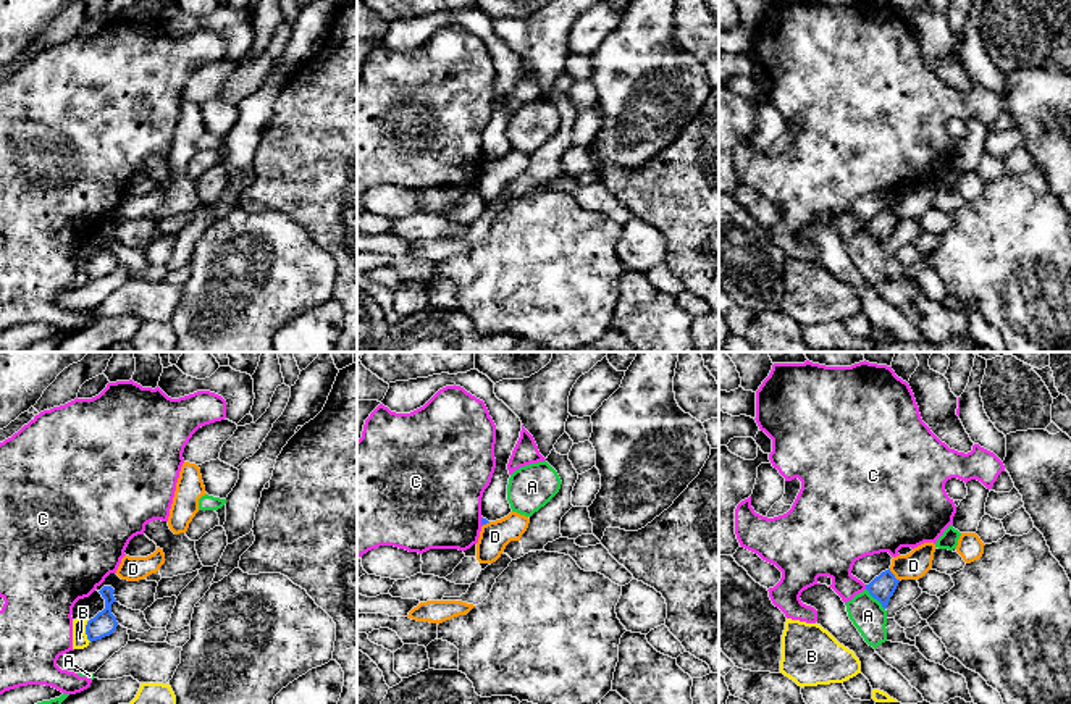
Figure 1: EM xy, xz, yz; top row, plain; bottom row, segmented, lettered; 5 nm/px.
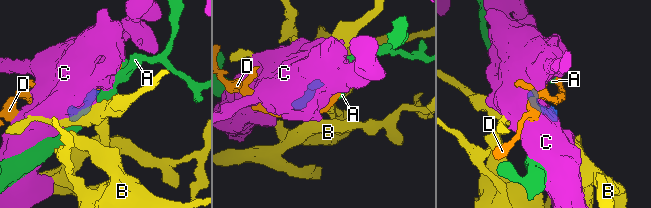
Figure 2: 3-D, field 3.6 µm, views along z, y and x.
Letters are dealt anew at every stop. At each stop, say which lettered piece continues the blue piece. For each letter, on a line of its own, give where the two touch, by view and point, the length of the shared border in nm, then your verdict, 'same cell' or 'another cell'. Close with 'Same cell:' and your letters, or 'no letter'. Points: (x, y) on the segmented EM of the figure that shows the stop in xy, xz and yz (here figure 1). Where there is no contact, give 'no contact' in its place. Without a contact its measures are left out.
A: meets blue in yz at (876, 598); contact 140 nm long; another cell
B: meets blue in xy at (86, 632); contact 110 nm long; another cell
C: meets blue in yz at (866, 586); contact 30 nm long; another cell
D: meets blue in yz at (894, 575); contact 90 nm long; another cell
Same cell: no letter

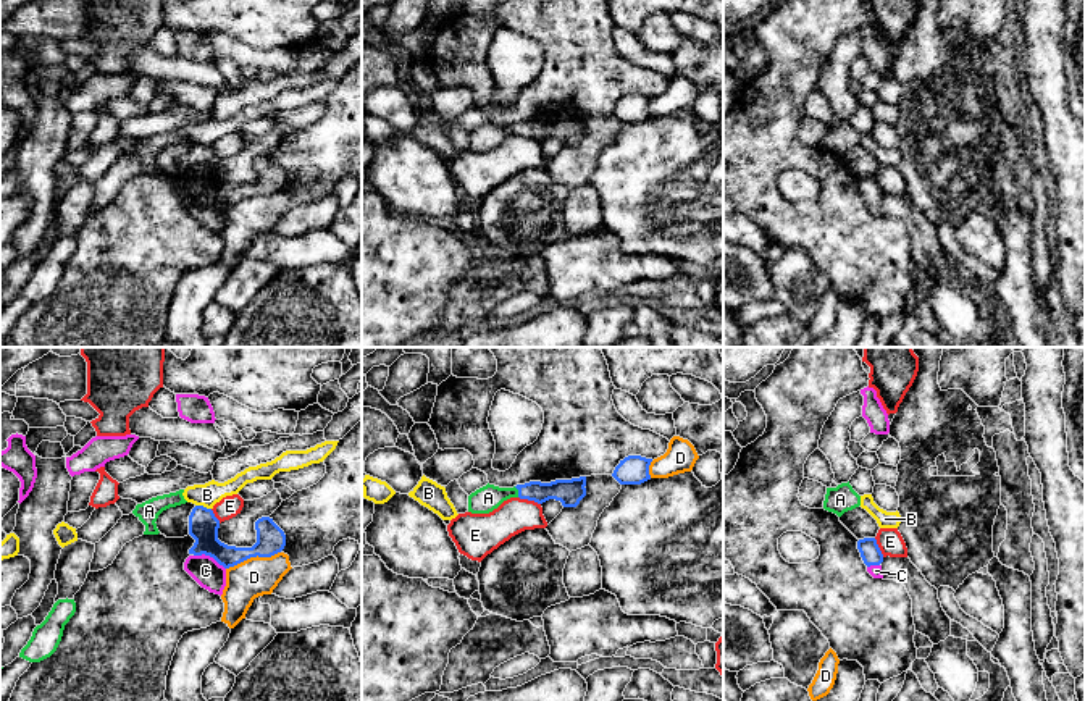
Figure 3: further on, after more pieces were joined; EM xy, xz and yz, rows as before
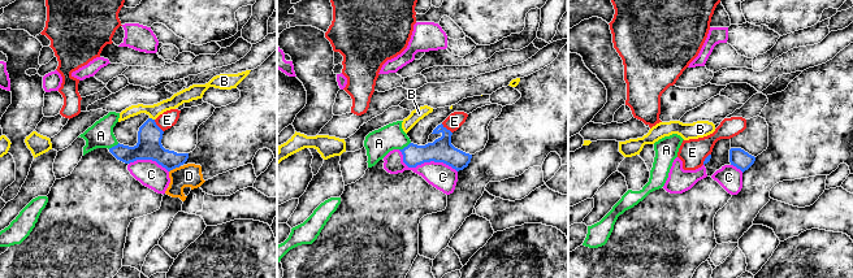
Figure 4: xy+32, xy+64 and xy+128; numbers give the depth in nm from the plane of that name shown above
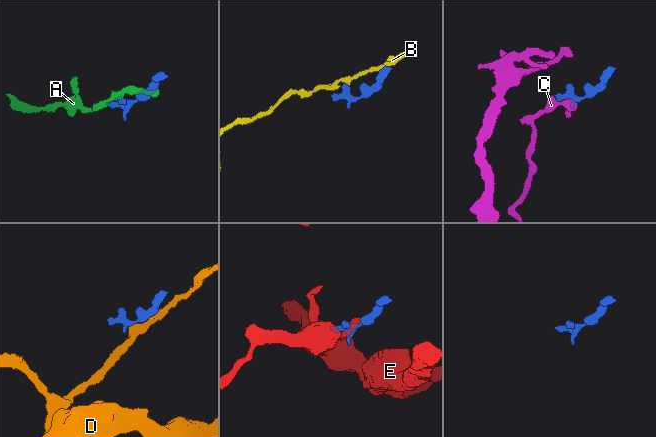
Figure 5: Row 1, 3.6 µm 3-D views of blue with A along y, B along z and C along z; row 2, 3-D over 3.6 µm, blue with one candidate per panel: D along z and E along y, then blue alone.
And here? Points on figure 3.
A: meets blue in xz at (519, 491); contact 60 nm long; same cell
B: meets blue in xy at (202, 506); contact 80 nm long; another cell
C: meets blue in xy at (210, 556); contact 180 nm long; another cell
D: meets blue in xy at (252, 556); contact 280 nm long; another cell
E: meets blue in xz at (530, 499); contact 120 nm long; another cell
Same cell: A

